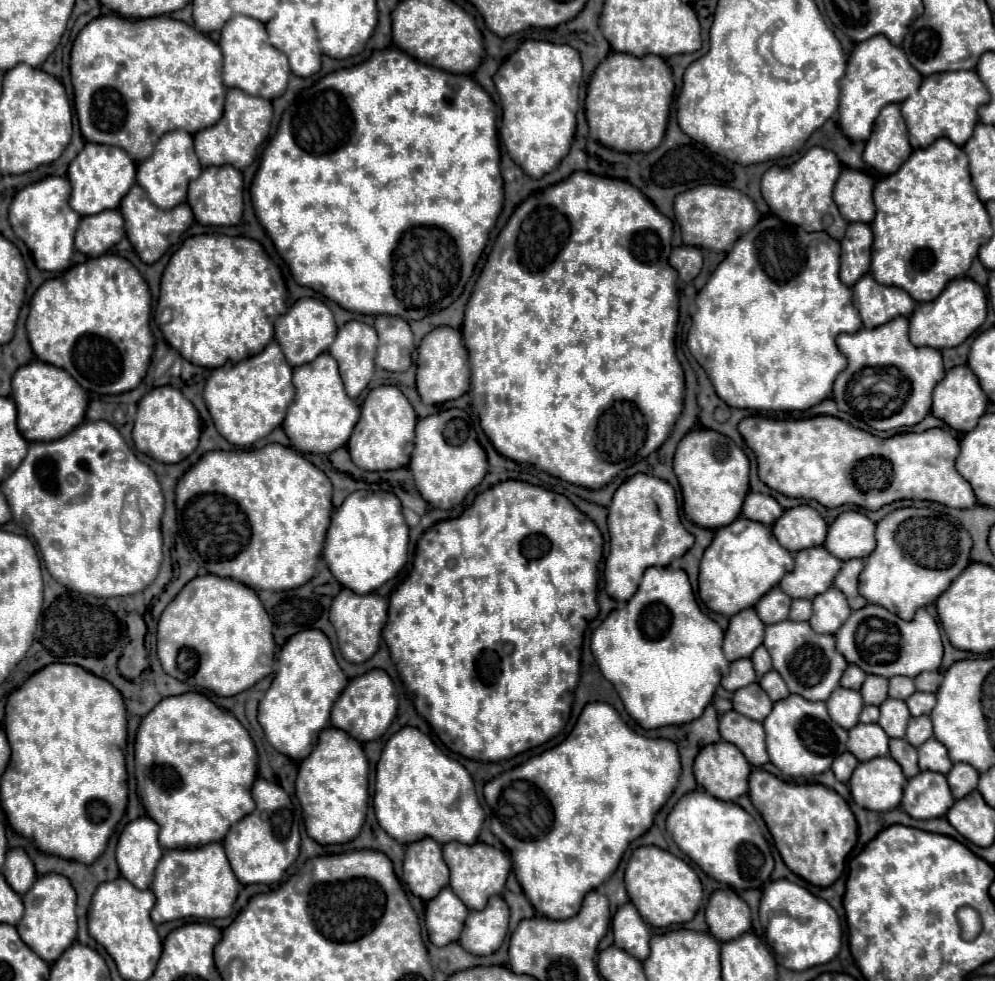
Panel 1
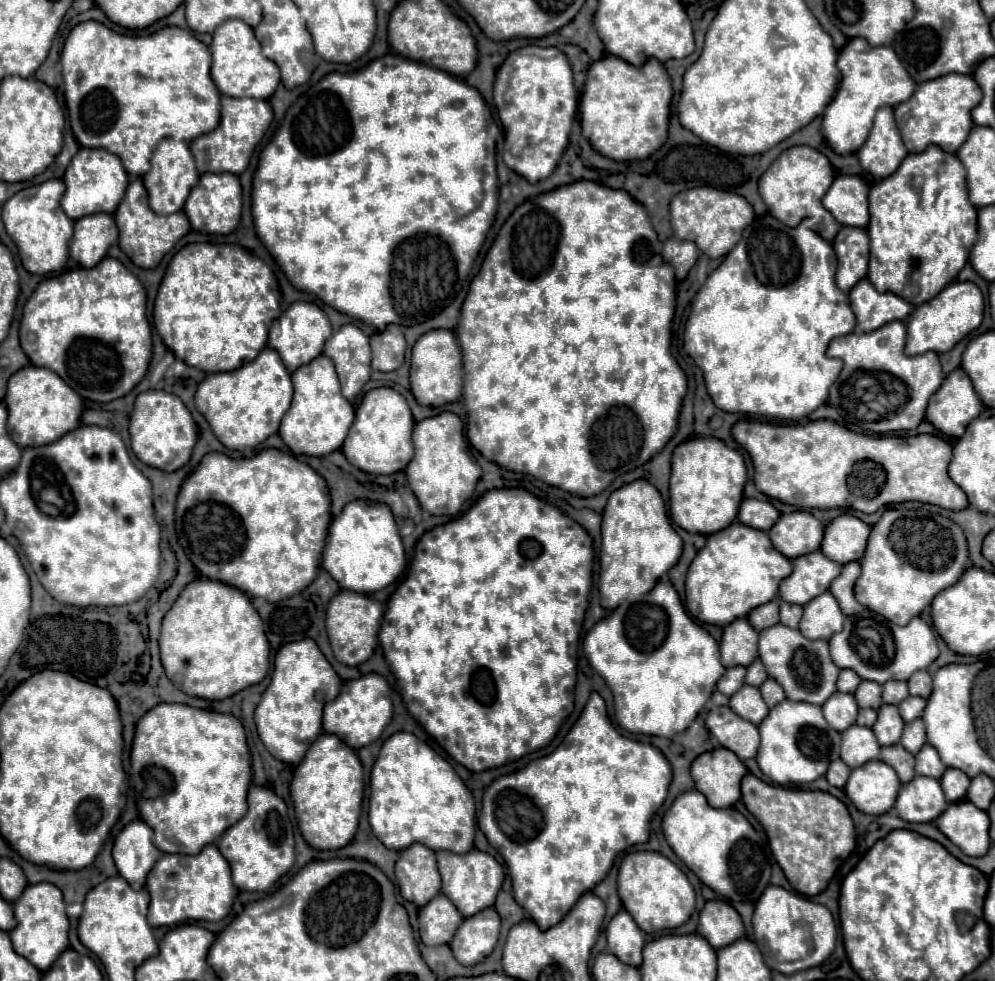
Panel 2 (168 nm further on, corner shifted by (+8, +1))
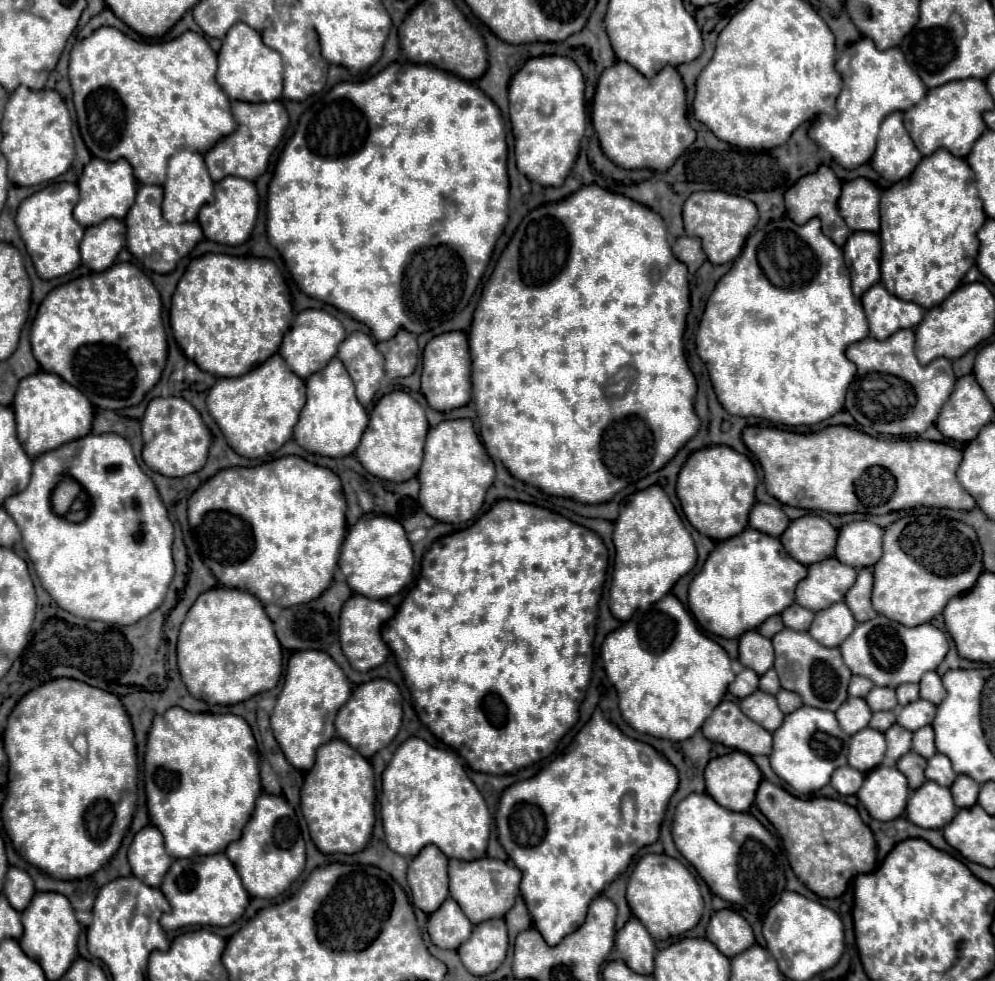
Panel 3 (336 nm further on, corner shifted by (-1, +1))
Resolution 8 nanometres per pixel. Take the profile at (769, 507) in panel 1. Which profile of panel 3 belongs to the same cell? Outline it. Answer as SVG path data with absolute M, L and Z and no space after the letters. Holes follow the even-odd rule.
M756 503L752 507L752 515L750 515L748 525L756 531L764 531L766 535L780 537L786 531L786 527L790 525L790 519L784 515L784 511L780 507Z

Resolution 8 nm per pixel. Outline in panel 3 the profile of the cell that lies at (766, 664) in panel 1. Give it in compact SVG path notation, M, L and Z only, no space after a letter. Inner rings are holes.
M770 669L768 673L764 673L764 675L760 677L760 691L770 693L770 695L776 695L780 689L782 689L782 687L780 687L780 681L778 681L778 675L776 675L774 669Z

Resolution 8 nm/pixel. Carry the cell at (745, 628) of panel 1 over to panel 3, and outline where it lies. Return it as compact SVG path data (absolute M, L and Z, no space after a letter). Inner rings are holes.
M748 631L740 637L740 663L752 671L756 671L758 675L764 675L772 665L774 665L774 649L772 649L772 641L764 639L758 631Z

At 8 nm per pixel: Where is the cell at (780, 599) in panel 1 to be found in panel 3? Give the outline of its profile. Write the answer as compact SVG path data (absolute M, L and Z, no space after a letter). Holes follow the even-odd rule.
M774 615L772 619L768 619L768 621L764 621L762 625L760 625L760 629L758 629L758 633L760 635L764 635L764 637L768 637L768 639L772 639L778 631L782 631L784 629L784 623L782 623L782 619L778 617L778 615Z

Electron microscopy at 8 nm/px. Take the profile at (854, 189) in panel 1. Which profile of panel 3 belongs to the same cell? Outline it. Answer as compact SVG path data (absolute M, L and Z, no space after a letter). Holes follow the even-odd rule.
M858 177L854 181L844 183L840 195L840 215L844 217L846 225L852 231L870 231L878 233L880 229L880 189L864 179Z

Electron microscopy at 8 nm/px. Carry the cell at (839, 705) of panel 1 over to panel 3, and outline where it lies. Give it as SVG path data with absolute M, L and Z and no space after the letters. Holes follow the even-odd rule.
M848 697L844 701L844 707L840 707L840 711L836 711L836 719L838 719L842 731L848 735L854 735L856 731L862 731L864 727L868 727L870 717L872 717L872 711L870 711L868 703L864 699L856 699L856 697Z

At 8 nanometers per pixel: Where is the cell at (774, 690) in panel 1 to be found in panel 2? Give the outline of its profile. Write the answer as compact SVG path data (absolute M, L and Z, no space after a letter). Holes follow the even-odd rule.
M767 679L759 689L761 689L761 695L763 695L763 699L765 699L765 703L769 707L773 707L775 703L779 703L779 701L785 699L785 693L783 693L781 685L775 679Z

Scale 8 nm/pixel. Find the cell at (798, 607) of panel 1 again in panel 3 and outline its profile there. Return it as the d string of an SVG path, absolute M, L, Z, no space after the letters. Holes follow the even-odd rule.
M794 603L780 617L782 617L786 627L790 627L794 631L808 631L808 627L810 627L810 623L814 619L814 611L808 611L808 609Z

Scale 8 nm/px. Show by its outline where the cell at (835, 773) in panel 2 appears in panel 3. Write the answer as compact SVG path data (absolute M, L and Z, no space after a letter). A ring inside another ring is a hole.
M838 767L832 775L830 785L840 793L840 795L856 795L864 781L864 773L852 769L852 767Z

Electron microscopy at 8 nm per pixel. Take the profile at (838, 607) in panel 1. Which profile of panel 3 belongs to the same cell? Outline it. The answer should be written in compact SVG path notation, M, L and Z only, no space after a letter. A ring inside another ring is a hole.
M834 603L832 607L818 611L812 621L810 635L824 647L838 647L856 627L856 619L846 603Z

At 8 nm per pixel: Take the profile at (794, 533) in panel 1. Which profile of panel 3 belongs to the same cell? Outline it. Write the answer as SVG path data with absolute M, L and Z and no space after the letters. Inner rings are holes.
M804 515L790 523L780 541L792 559L812 565L834 555L836 537L838 531L826 519L818 515Z

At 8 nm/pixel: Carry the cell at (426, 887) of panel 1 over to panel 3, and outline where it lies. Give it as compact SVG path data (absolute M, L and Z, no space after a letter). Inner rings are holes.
M434 845L424 847L424 851L410 861L408 885L412 889L412 903L428 915L434 913L448 899L448 857Z

